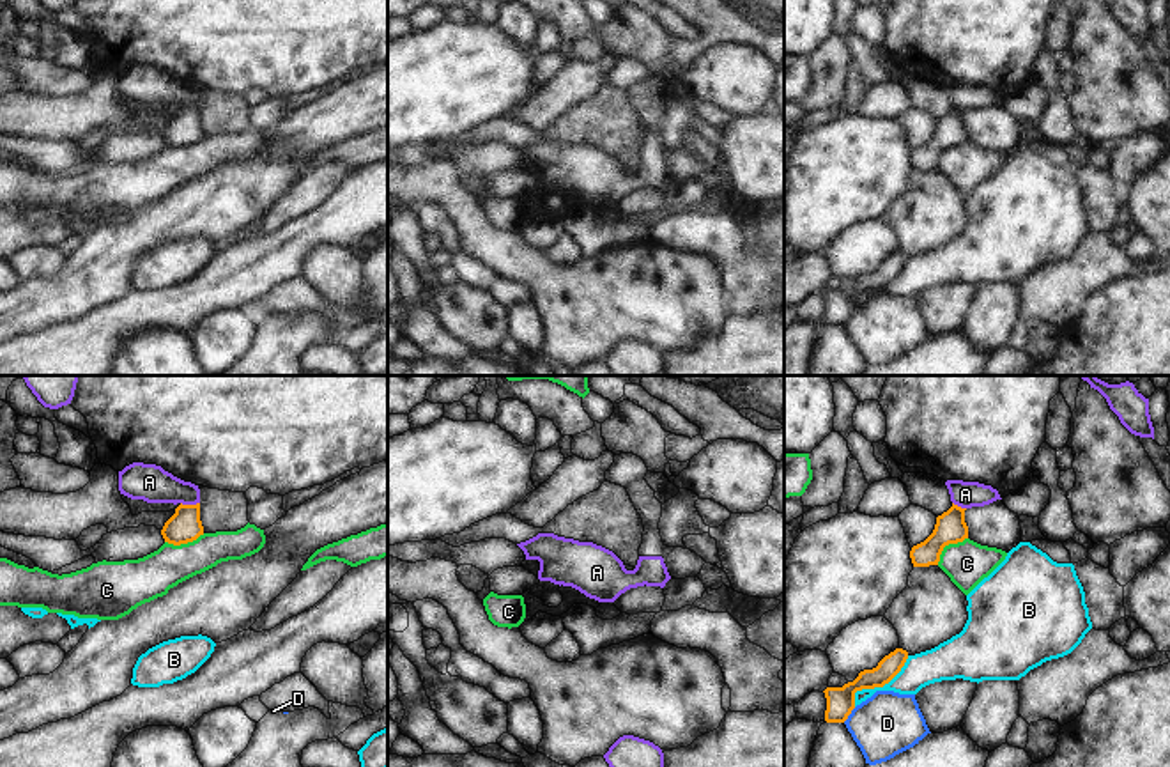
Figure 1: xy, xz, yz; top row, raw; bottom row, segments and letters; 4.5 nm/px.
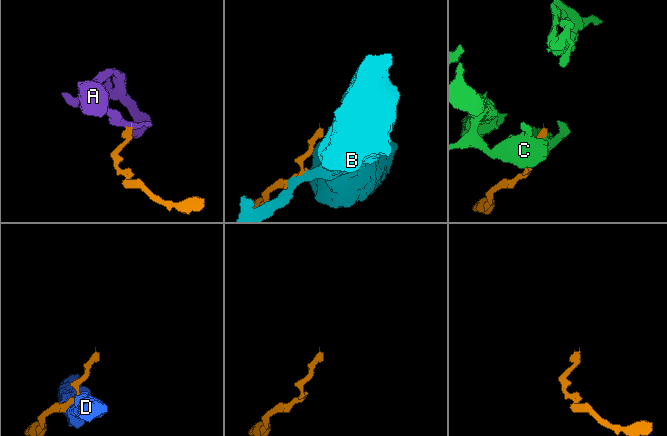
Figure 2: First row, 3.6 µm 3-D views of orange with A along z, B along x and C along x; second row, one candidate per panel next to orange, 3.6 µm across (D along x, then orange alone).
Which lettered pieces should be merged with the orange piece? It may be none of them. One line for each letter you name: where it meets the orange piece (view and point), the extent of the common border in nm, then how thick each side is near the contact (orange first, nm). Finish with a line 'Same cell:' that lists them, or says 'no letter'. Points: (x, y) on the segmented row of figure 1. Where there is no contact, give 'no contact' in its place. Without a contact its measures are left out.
A: xy (190, 505) | 90 nm | 150/170 nm
Same cell: A

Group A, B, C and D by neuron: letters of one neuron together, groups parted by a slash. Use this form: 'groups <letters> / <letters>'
groups A / B / C / D

